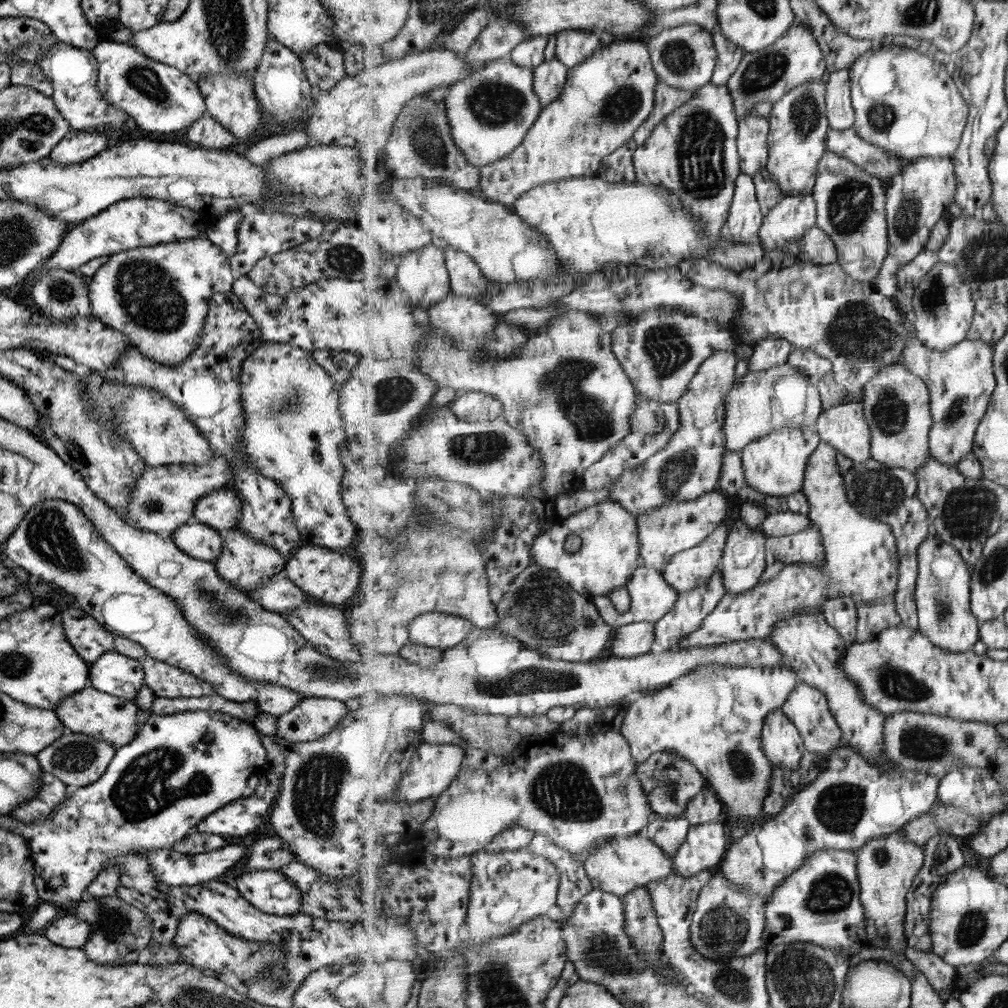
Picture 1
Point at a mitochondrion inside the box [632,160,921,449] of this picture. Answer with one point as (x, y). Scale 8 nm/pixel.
(856, 330)

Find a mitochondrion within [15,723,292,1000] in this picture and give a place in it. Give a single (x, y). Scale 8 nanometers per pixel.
(144, 788)

